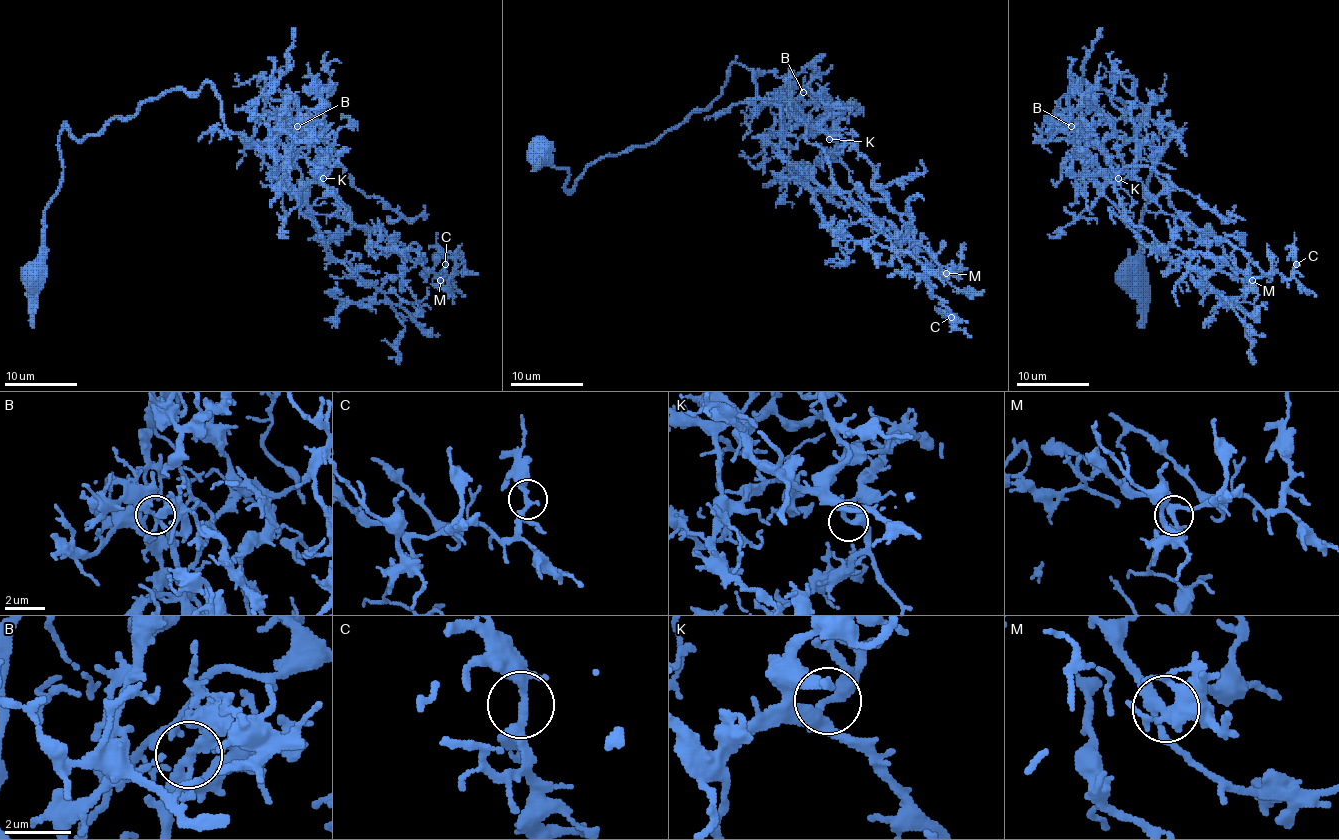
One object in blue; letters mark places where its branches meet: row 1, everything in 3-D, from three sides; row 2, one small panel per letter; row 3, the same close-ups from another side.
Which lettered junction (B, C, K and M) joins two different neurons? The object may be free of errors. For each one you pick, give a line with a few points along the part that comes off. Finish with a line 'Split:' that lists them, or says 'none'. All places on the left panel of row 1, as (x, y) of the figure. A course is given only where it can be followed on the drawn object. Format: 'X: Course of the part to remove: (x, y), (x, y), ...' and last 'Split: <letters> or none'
Split: none

